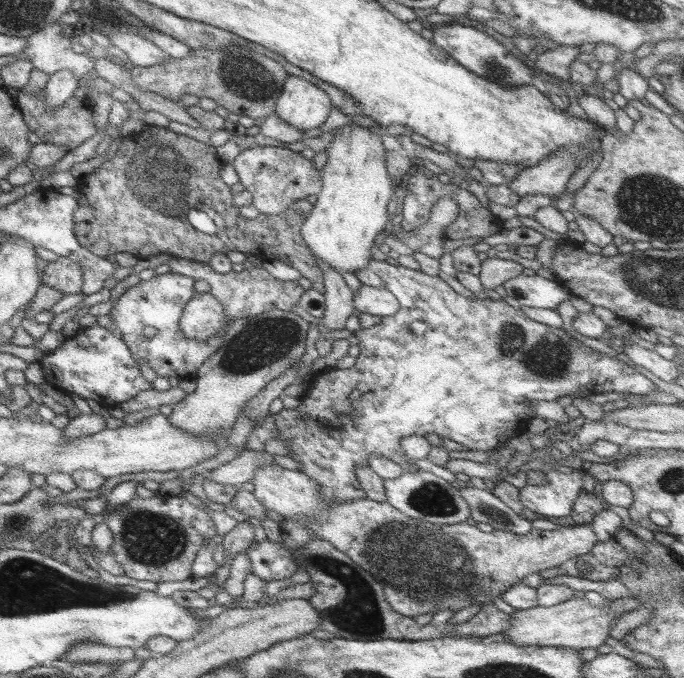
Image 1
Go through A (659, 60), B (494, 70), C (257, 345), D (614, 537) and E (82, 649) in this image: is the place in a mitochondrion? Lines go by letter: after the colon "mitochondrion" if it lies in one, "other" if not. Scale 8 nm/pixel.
A: other
B: mitochondrion
C: mitochondrion
D: other
E: mitochondrion

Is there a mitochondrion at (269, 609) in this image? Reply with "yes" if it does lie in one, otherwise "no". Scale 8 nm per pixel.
no

